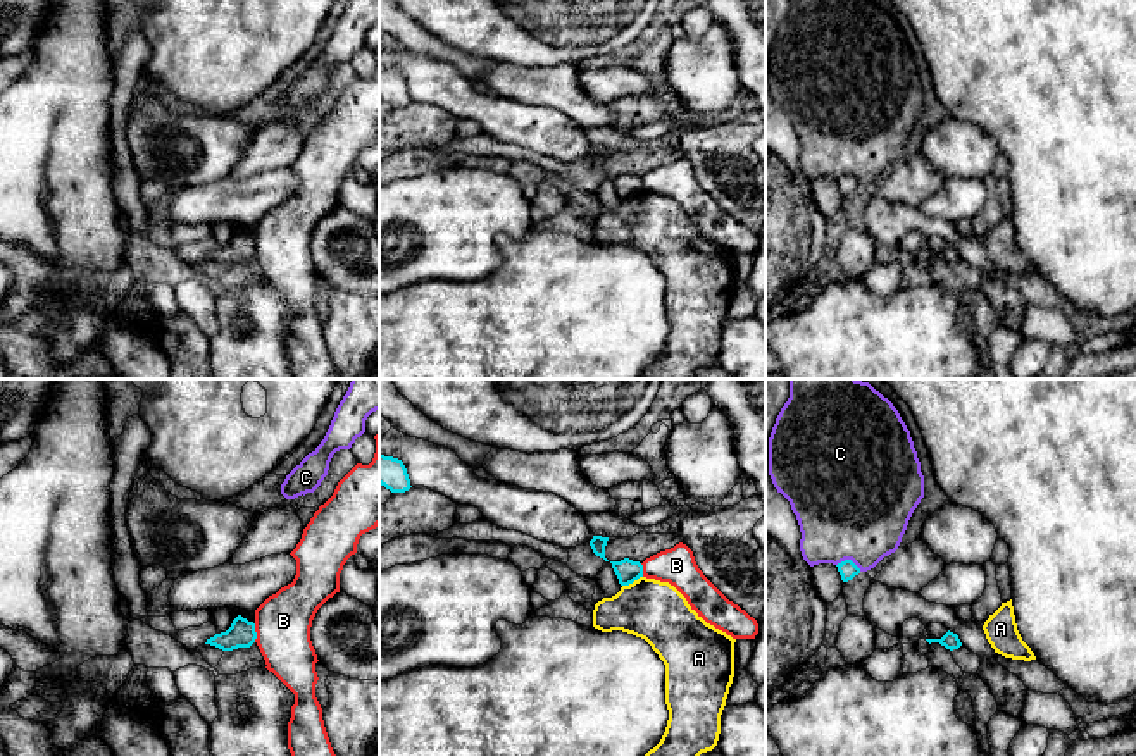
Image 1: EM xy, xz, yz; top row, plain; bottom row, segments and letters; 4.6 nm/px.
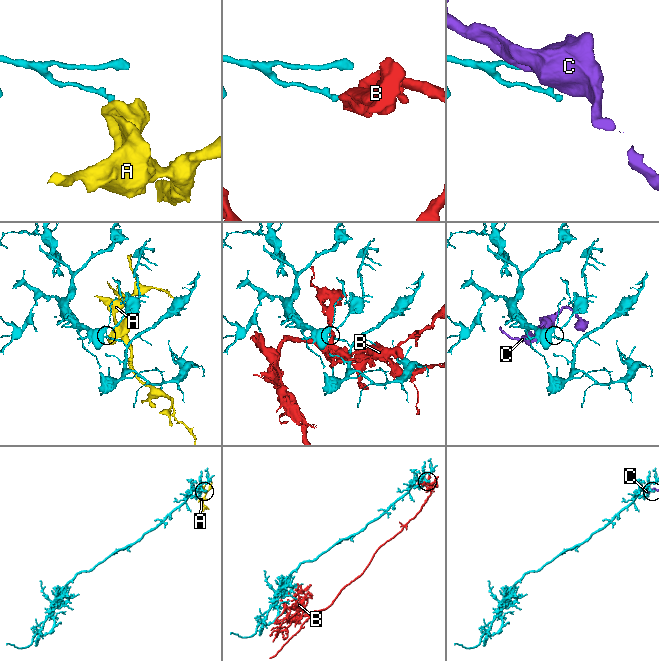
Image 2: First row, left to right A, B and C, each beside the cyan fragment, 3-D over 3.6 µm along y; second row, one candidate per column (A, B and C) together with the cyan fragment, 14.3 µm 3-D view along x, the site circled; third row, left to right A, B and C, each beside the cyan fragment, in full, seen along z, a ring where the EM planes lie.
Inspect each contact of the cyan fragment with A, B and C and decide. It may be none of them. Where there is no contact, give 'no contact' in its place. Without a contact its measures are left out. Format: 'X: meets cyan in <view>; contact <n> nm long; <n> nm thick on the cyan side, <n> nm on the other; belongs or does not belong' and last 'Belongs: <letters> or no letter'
A: meets cyan in xz; contact 110 nm long; 110 nm thick on the cyan side, 280 nm on the other; does not belong
B: meets cyan in xy; contact 90 nm long; 130 nm thick on the cyan side, 260 nm on the other; does not belong
C: meets cyan in yz; contact 120 nm long; 90 nm thick on the cyan side, 500 nm on the other; does not belong
Belongs: no letter

